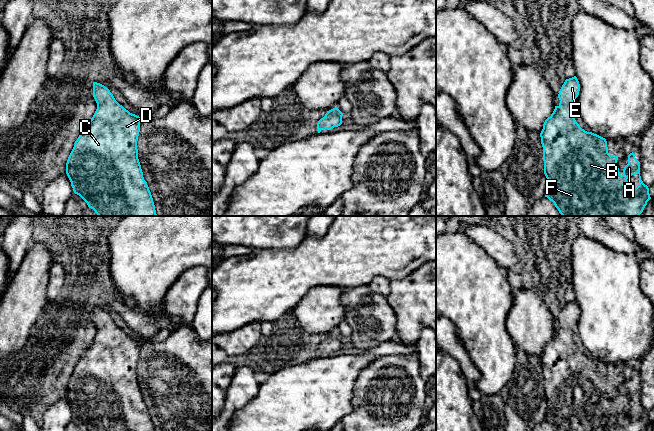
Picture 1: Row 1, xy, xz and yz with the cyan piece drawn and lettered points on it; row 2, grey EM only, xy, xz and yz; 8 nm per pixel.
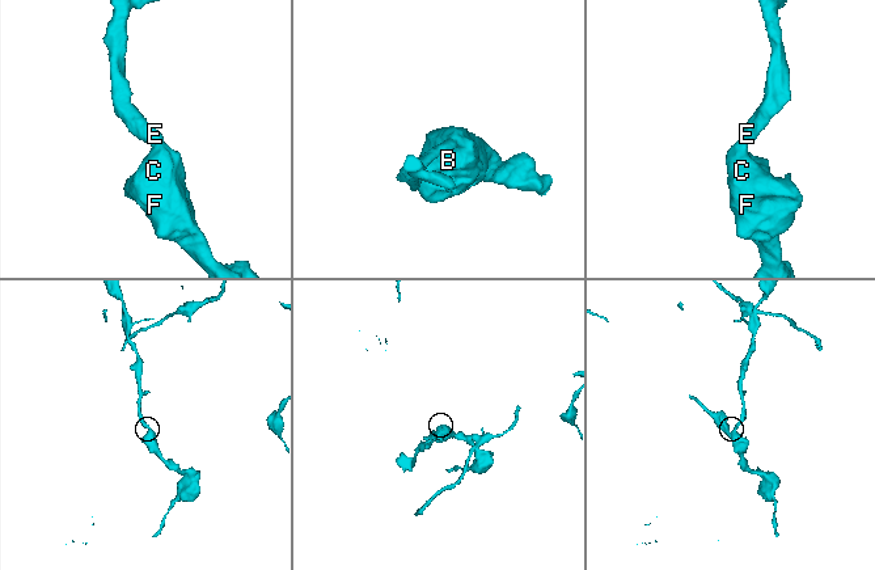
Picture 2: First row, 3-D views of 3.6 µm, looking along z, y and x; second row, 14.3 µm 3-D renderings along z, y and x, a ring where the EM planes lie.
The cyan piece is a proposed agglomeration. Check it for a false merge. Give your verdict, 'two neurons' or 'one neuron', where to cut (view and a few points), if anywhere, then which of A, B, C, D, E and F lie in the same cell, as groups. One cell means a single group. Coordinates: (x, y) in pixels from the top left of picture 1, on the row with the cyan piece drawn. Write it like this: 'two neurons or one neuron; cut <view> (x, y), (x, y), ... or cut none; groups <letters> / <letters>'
one neuron; cut none; groups A B C D E F

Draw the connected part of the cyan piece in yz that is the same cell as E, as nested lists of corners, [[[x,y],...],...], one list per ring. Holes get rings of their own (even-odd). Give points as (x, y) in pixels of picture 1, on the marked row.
[[[576,76],[565,80],[558,94],[560,103],[545,120],[540,133],[547,178],[545,197],[554,203],[562,216],[639,216],[651,199],[648,186],[641,180],[640,162],[633,152],[630,153],[628,164],[620,174],[618,157],[608,153],[606,139],[582,129],[573,116],[572,105],[579,91]],[[636,174],[639,185],[625,186],[628,177]]]

